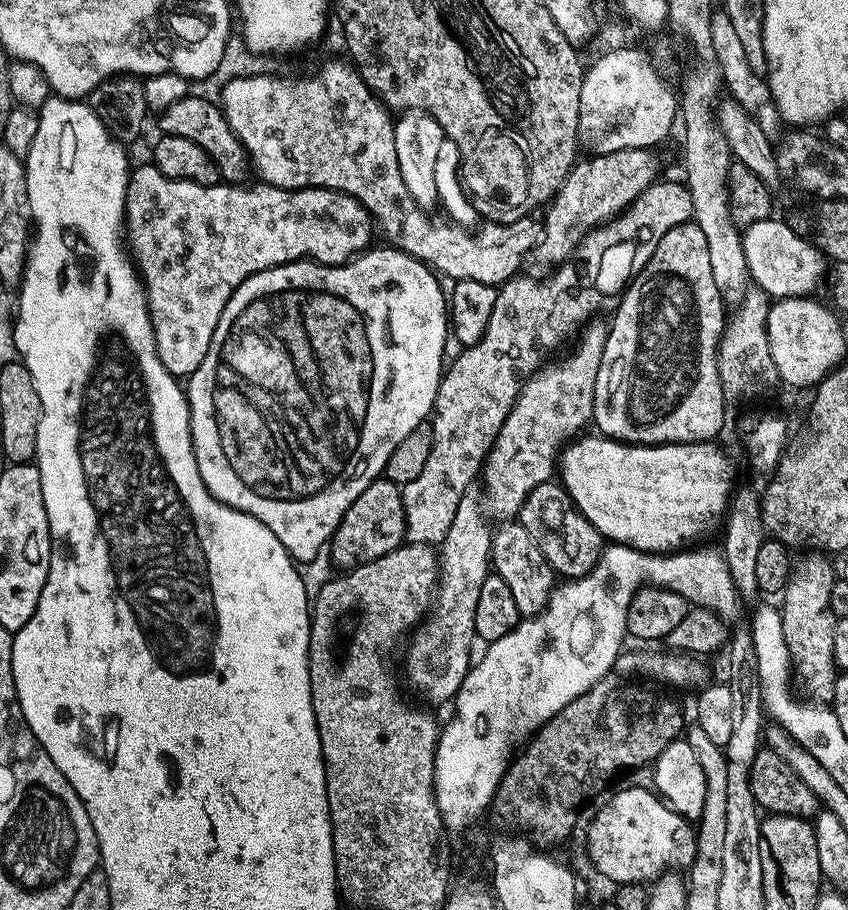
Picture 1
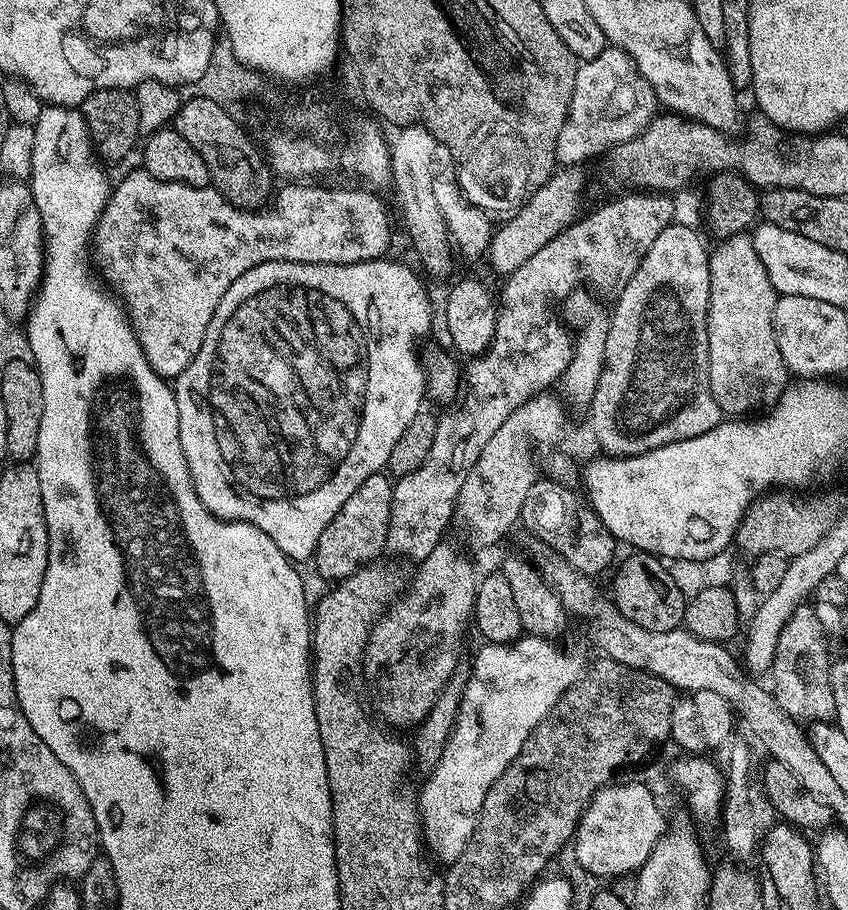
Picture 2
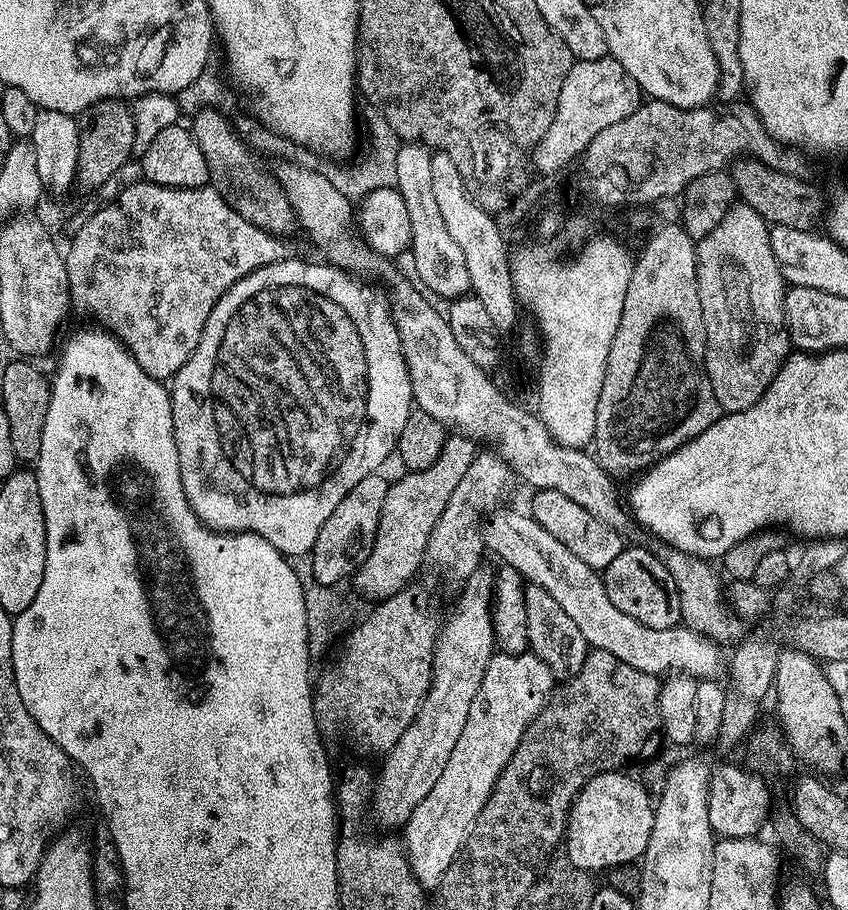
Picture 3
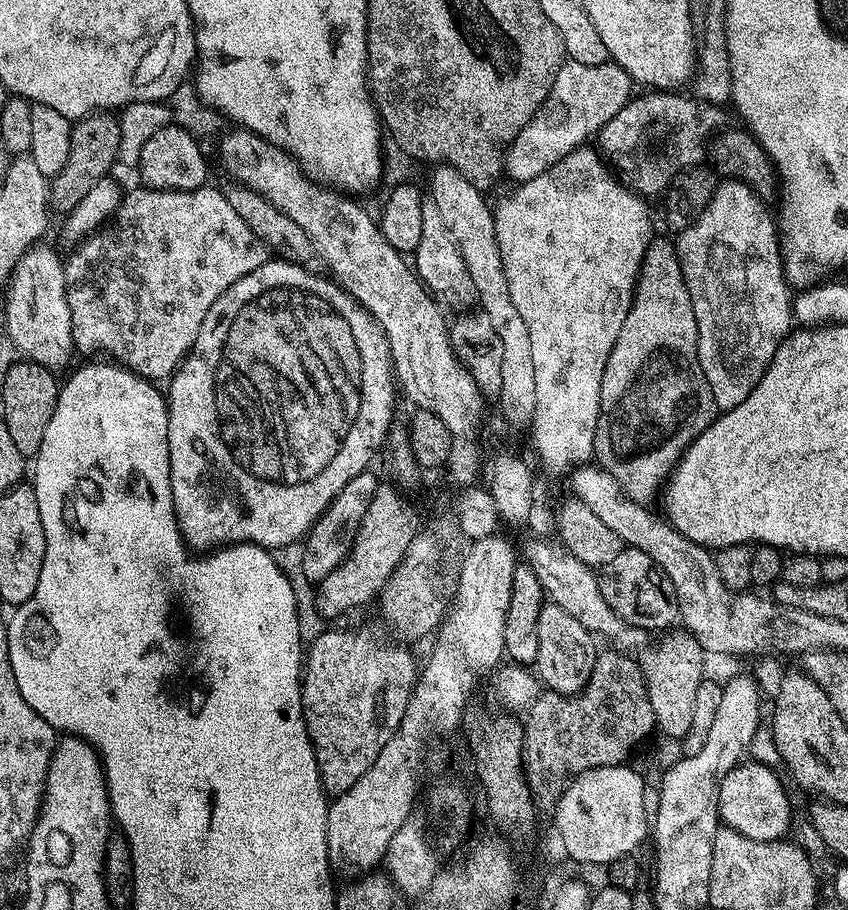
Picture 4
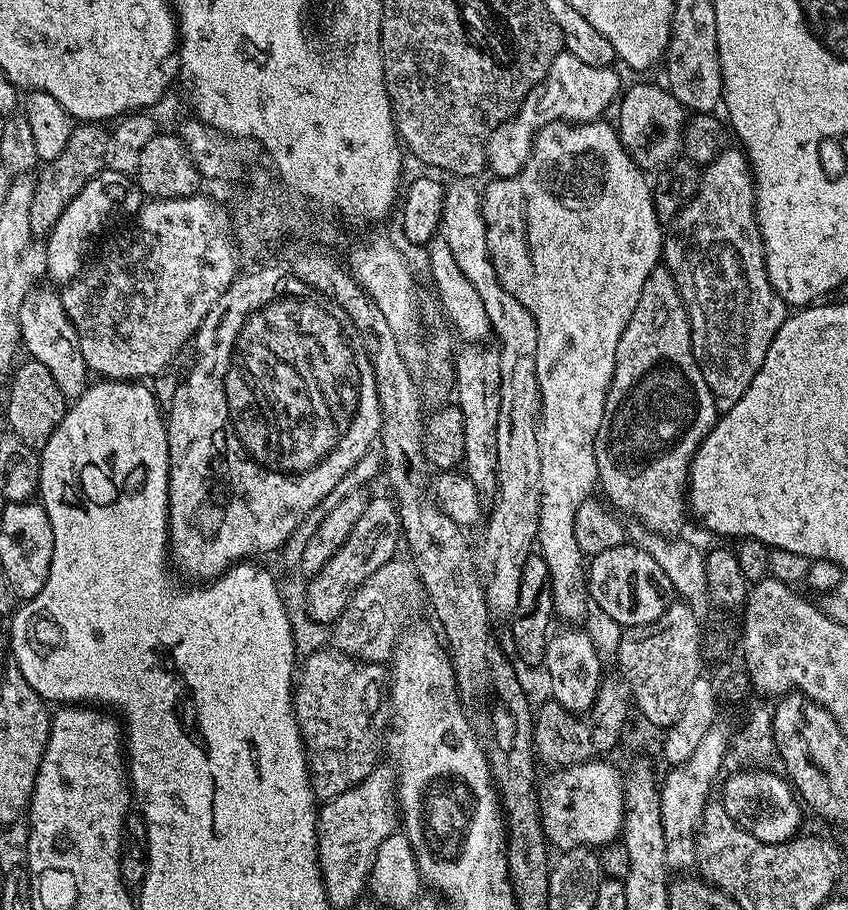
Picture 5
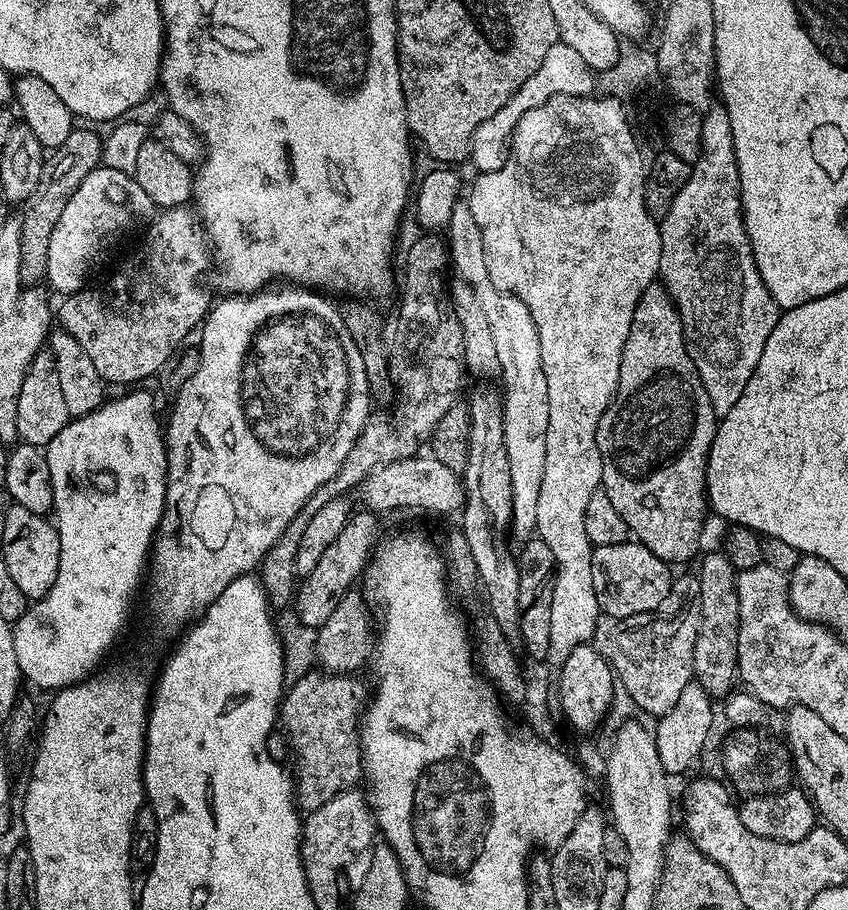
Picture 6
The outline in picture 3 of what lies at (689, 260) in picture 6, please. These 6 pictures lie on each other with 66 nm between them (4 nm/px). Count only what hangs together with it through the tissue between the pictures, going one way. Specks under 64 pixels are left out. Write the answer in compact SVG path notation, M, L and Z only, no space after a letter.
M743 202L733 203L727 214L712 230L710 234L703 236L696 244L696 286L698 288L698 298L700 299L700 309L702 310L702 322L704 323L704 342L702 345L702 363L704 372L708 376L708 381L712 383L714 398L718 406L725 413L741 412L754 404L762 396L765 389L768 388L772 377L781 366L782 357L785 355L784 344L786 348L786 336L784 327L784 293L786 291L786 281L780 275L780 269L776 265L770 246L768 245L768 229L770 225L763 220L758 213L748 204Z

